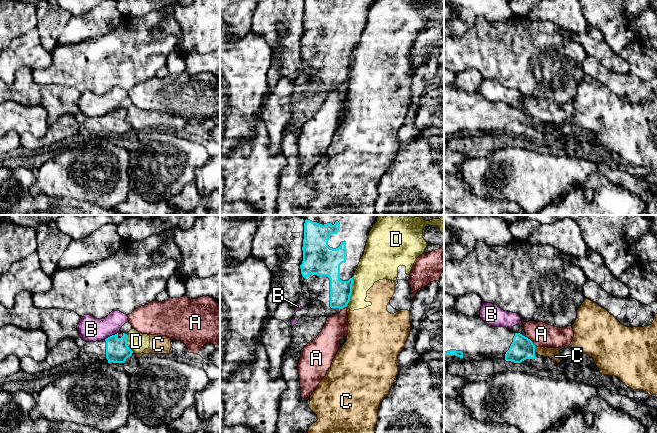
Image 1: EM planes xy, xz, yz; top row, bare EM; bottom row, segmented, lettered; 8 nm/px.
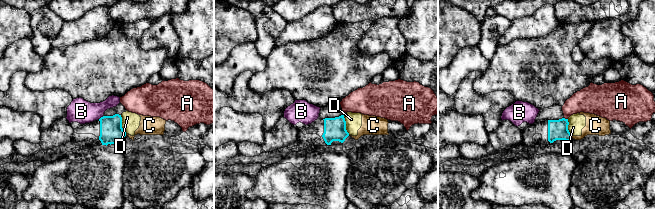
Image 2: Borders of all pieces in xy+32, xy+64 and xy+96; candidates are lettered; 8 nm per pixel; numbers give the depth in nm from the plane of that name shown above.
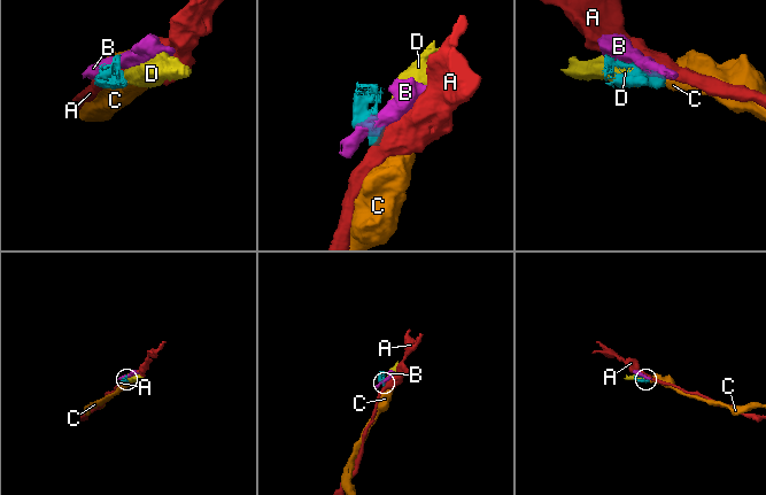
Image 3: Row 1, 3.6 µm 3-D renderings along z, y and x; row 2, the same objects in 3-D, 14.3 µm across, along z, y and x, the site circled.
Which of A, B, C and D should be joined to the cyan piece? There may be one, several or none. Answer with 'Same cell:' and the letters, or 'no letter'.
Same cell: no letter

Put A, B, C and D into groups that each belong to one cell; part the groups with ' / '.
A / B / C D

